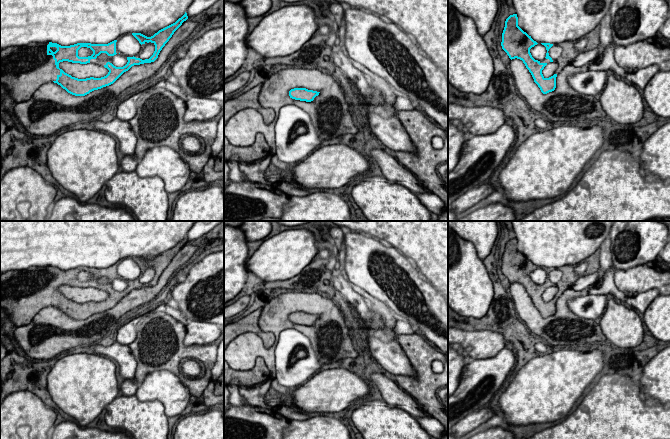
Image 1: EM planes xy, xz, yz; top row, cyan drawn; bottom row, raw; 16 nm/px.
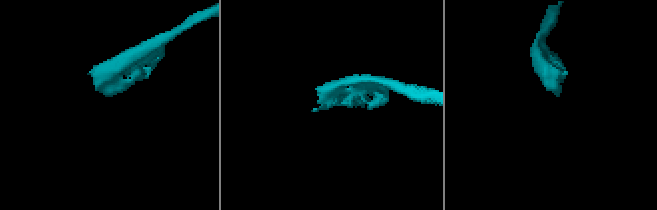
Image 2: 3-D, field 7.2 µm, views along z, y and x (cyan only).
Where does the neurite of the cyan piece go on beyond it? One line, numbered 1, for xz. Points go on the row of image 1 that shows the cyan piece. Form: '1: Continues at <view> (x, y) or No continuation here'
1: No continuation here

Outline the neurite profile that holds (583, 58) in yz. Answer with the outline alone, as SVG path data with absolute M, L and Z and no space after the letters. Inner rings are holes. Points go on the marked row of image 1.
M595 48L594 50L591 51L580 52L579 55L574 59L572 64L575 67L581 67L591 61L594 61L597 55L598 48Z

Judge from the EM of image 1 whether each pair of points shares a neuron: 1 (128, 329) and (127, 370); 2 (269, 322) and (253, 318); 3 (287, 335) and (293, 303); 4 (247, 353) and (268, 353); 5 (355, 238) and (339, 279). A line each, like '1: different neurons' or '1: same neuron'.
1: different neurons
2: different neurons
3: different neurons
4: same neuron
5: different neurons

